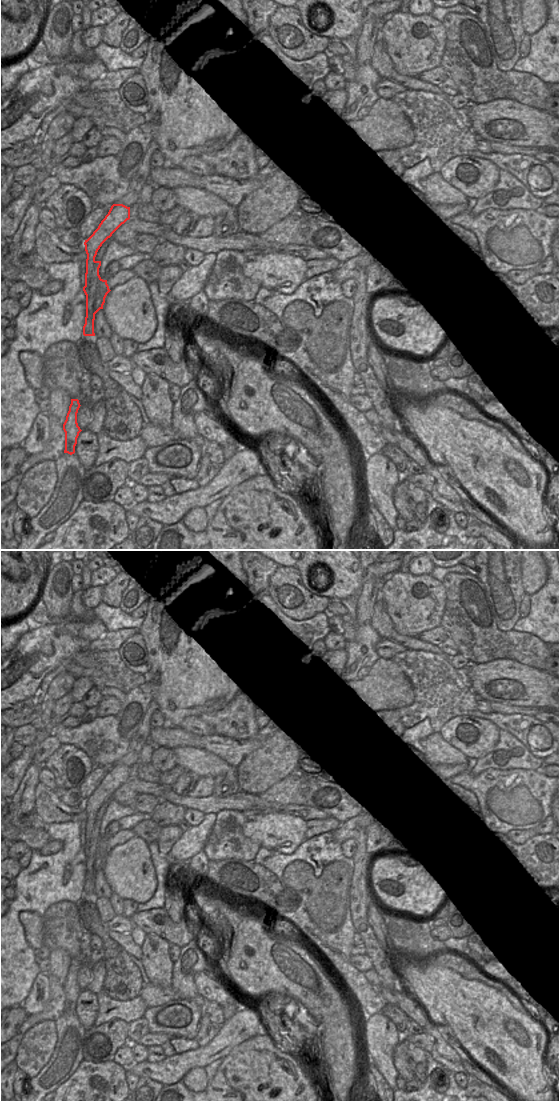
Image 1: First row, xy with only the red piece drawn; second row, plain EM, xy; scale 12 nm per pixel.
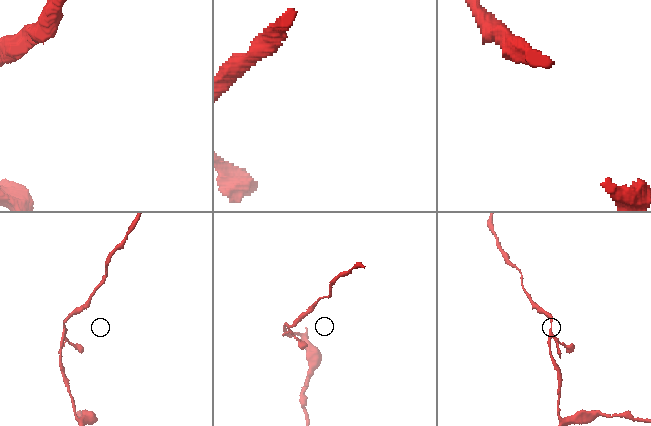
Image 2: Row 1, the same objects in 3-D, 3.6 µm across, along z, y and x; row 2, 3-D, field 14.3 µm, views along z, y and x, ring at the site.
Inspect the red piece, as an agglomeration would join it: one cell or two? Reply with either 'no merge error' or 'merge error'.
merge error

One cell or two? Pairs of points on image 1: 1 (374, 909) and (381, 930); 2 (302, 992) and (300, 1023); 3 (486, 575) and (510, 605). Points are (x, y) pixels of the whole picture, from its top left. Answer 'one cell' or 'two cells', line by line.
1: one cell
2: two cells
3: one cell

